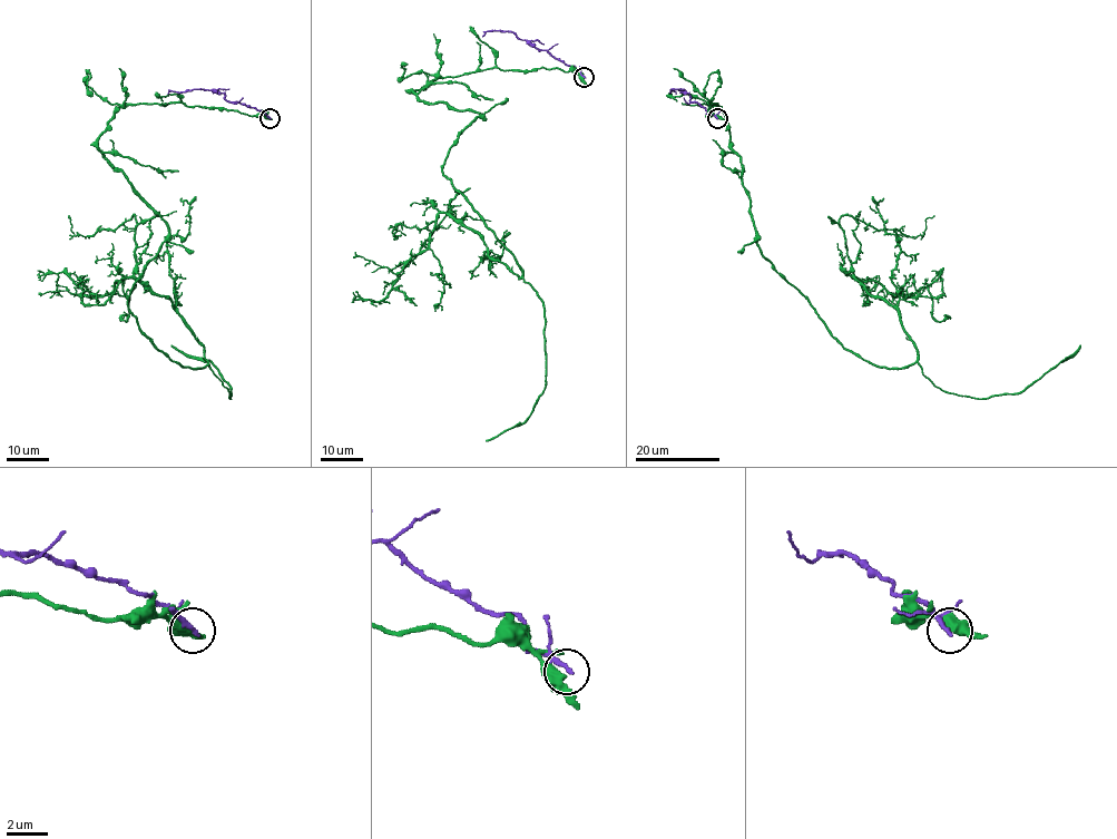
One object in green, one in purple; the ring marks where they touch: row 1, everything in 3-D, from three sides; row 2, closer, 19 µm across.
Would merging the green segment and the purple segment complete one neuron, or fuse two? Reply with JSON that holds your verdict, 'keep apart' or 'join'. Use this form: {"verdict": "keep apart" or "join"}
{"verdict": "keep apart"}

